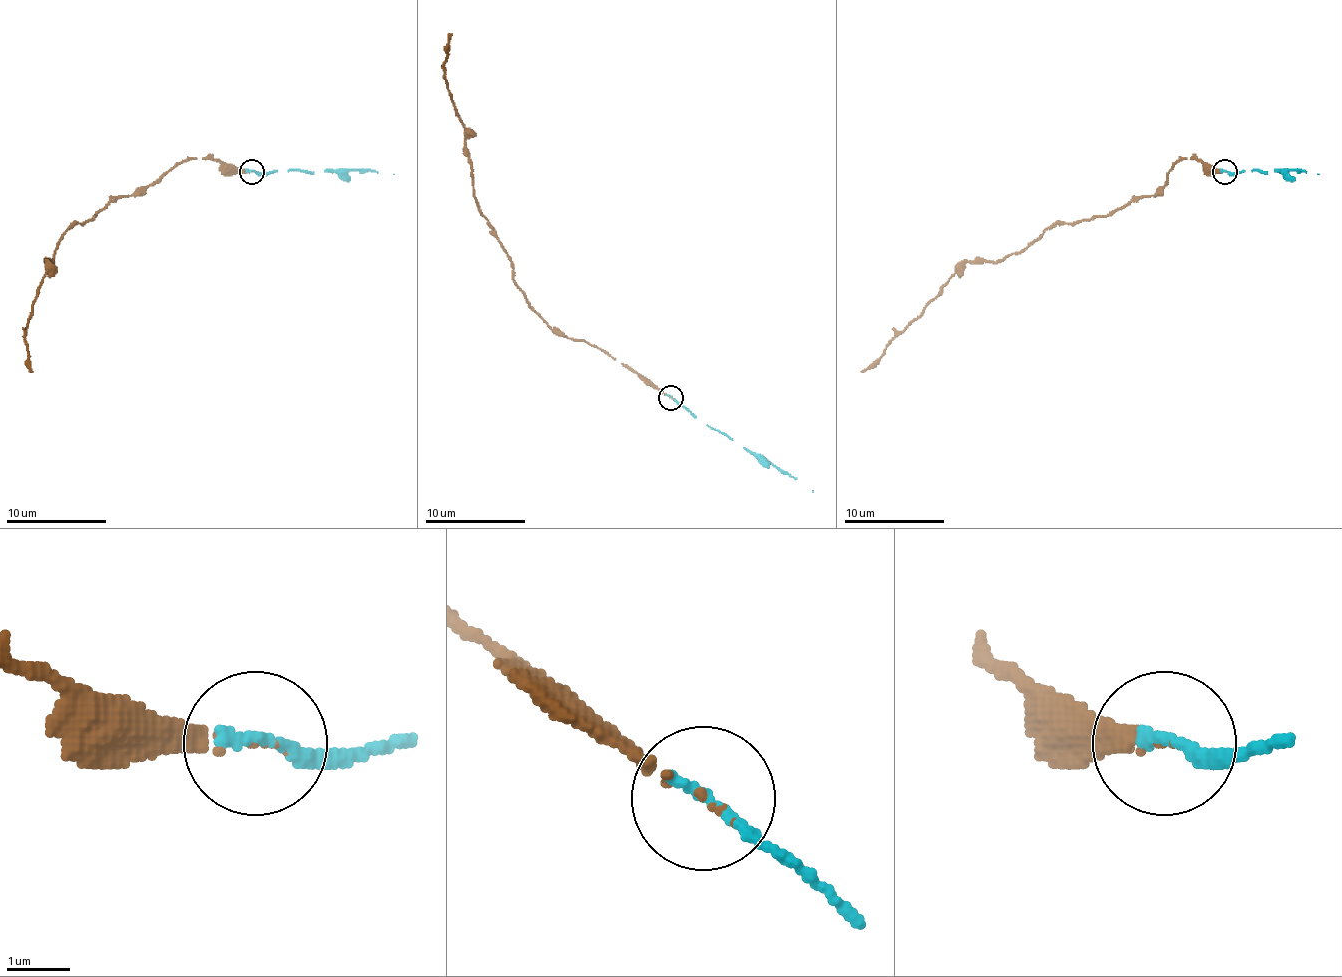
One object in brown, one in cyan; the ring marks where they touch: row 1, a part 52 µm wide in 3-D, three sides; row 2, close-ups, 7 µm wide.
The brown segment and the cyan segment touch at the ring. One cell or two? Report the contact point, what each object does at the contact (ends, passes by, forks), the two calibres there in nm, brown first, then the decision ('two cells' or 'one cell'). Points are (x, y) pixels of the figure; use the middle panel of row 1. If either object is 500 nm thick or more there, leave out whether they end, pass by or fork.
(670, 397) | brown ends | cyan ends | 80/220 nm | one cell

